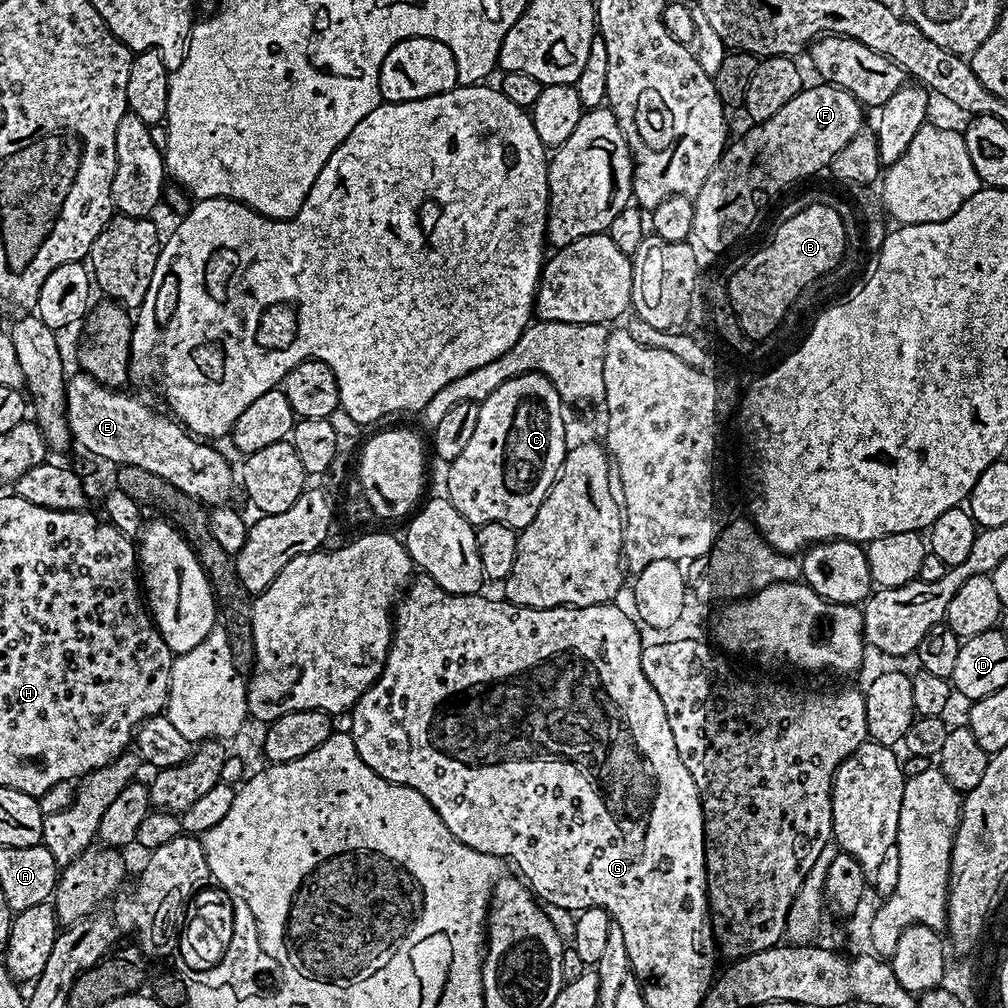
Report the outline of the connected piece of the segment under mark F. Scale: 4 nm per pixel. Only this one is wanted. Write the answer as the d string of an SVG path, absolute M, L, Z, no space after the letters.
M816 82L813 88L805 87L794 98L790 98L790 102L786 102L786 106L782 106L774 118L755 123L744 136L731 141L716 164L716 171L706 178L706 182L702 182L701 190L693 197L695 212L692 236L695 241L698 240L697 245L705 245L712 252L720 252L727 244L734 243L743 234L744 228L751 226L760 203L803 176L812 176L823 168L825 171L838 150L842 150L842 146L846 146L846 142L854 139L865 127L864 115L866 112L860 101L855 100L845 88Z

